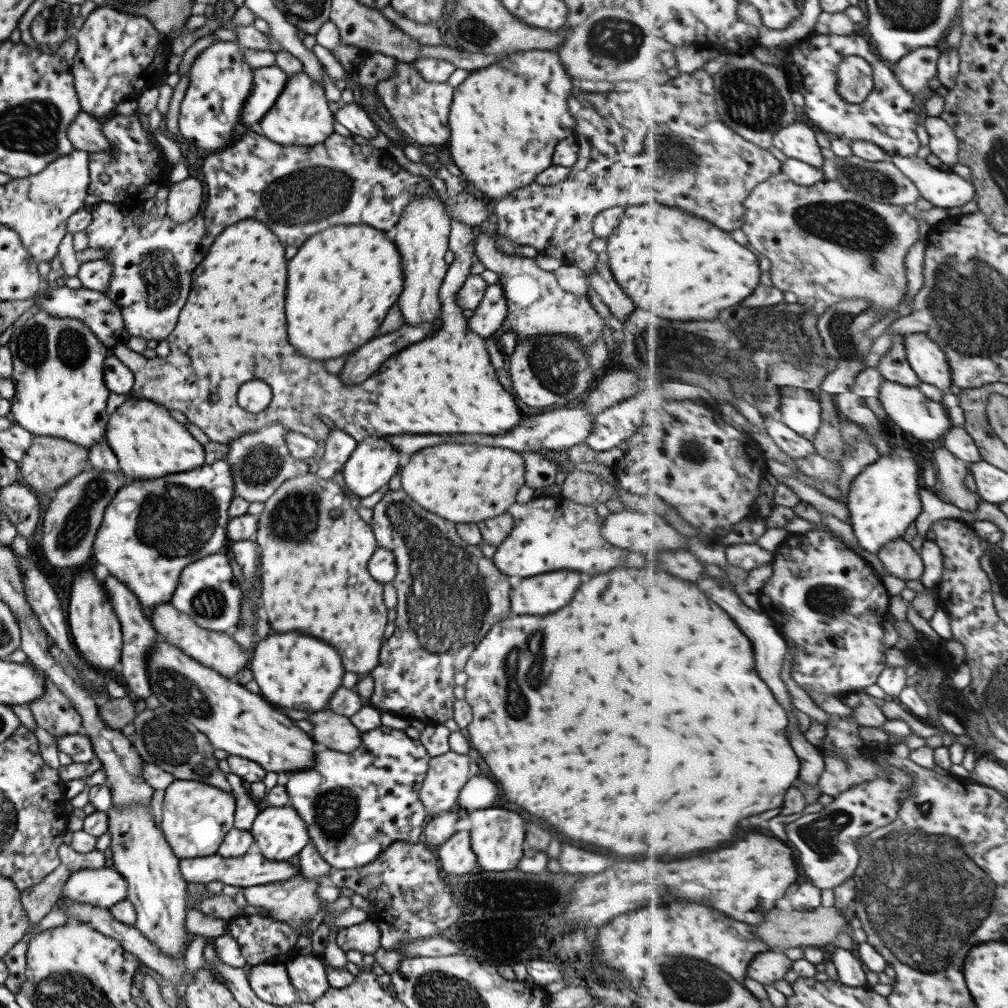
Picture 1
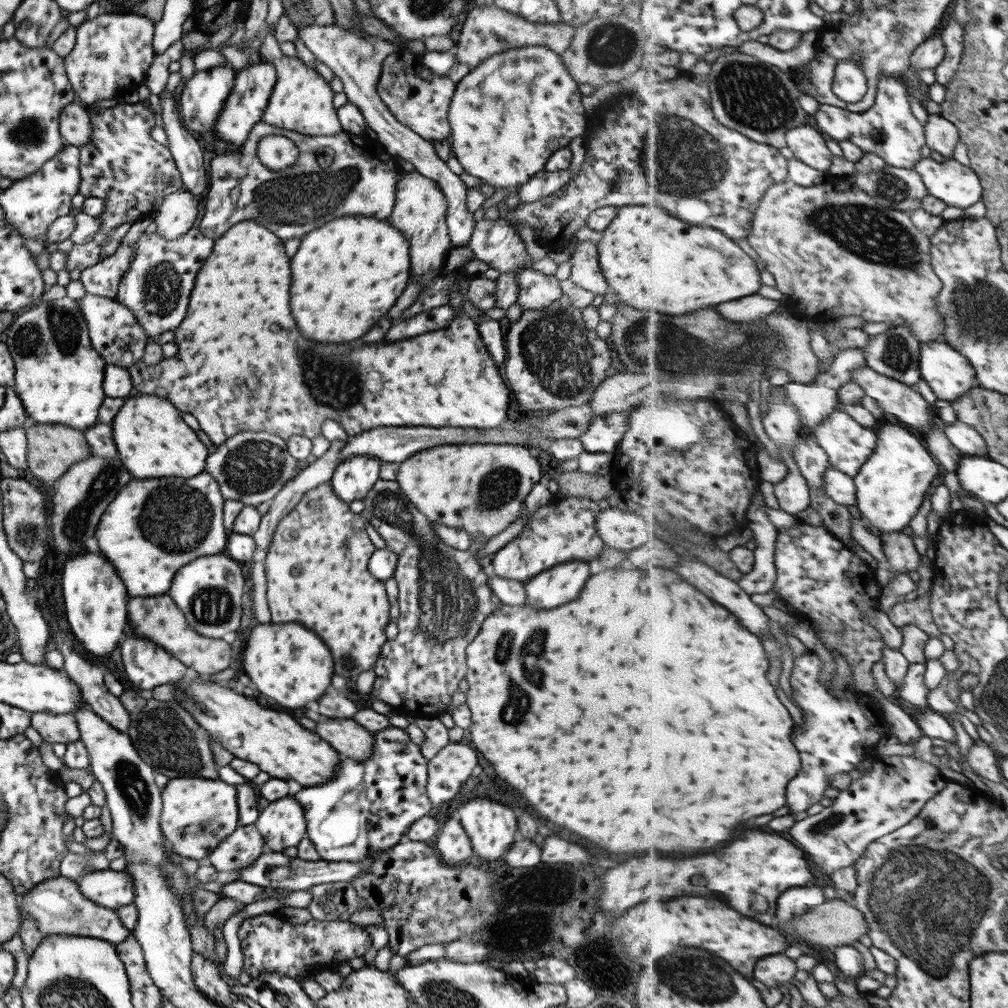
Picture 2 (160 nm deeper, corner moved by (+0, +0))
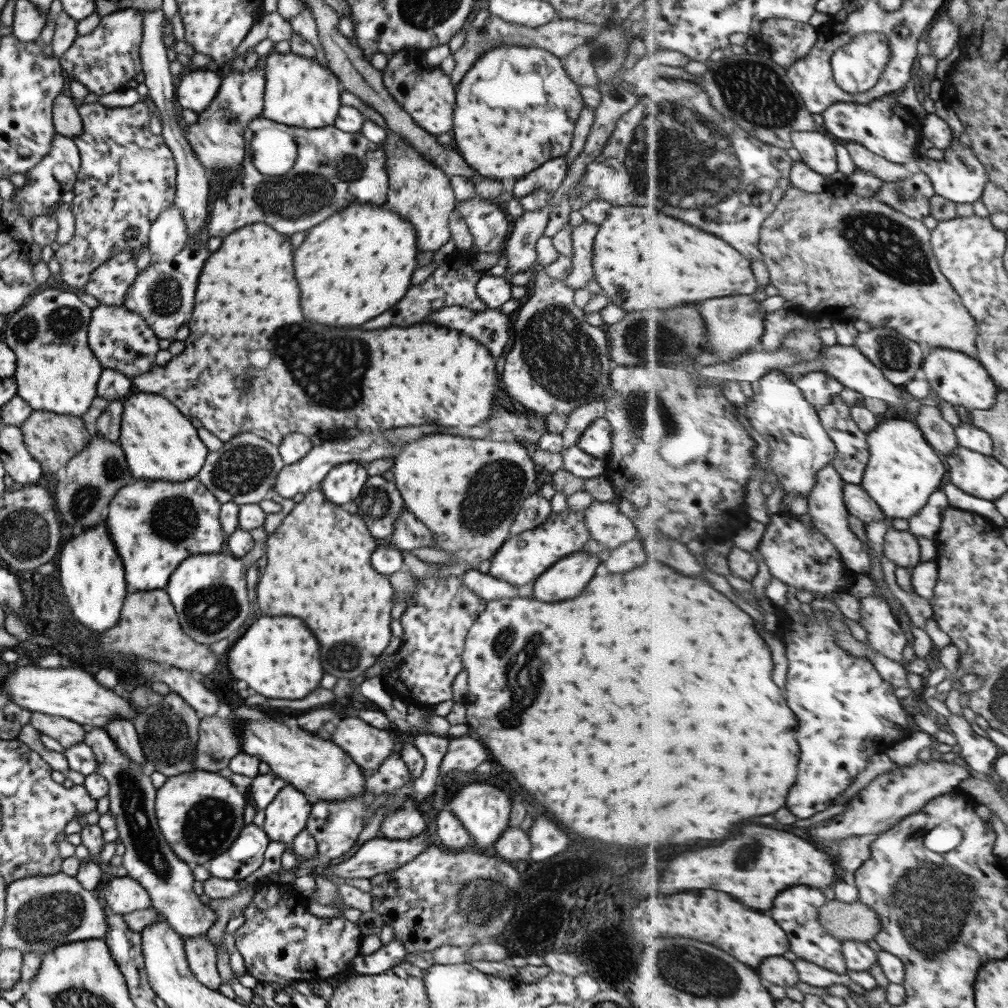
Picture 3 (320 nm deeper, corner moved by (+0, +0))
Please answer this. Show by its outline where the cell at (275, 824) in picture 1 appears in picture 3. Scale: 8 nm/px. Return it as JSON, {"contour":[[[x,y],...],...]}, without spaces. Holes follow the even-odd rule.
{"contour":[[[286,784],[277,792],[265,810],[263,833],[268,841],[289,843],[305,829],[311,800],[293,785]]]}

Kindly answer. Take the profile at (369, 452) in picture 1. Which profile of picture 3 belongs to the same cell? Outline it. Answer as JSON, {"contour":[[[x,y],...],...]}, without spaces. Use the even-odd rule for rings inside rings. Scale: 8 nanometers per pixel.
{"contour":[[[347,461],[332,466],[321,480],[321,494],[332,504],[351,502],[363,488],[368,477],[365,466],[357,461]]]}

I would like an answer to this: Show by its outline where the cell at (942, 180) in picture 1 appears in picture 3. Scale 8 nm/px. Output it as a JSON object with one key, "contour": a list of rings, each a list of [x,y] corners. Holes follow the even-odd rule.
{"contour":[[[952,142],[952,145],[945,150],[942,161],[933,160],[924,155],[919,156],[919,158],[921,159],[919,166],[921,166],[921,170],[925,174],[930,176],[937,195],[944,196],[947,200],[952,200],[953,202],[961,202],[961,204],[963,202],[972,203],[982,200],[986,186],[990,182],[990,174],[973,148]]]}

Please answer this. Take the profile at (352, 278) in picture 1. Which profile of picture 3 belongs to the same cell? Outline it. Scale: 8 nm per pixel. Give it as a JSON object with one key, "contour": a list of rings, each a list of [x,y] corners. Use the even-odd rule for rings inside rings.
{"contour":[[[351,203],[339,209],[333,216],[307,230],[305,240],[293,252],[293,268],[301,292],[303,316],[317,324],[341,328],[355,328],[371,320],[391,308],[405,294],[415,270],[418,252],[414,226],[385,206]]]}

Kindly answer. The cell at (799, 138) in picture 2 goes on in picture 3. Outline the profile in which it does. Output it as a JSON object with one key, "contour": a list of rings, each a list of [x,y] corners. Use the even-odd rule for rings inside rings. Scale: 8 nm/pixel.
{"contour":[[[795,132],[792,137],[794,147],[801,153],[802,161],[815,172],[830,178],[839,170],[837,166],[837,140],[831,140],[829,135],[821,132]]]}

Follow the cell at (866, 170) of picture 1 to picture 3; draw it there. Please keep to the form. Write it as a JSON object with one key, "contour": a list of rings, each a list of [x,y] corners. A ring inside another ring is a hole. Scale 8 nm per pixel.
{"contour":[[[917,171],[903,180],[884,182],[877,194],[895,210],[921,221],[932,215],[930,202],[936,195],[936,190],[930,176]]]}

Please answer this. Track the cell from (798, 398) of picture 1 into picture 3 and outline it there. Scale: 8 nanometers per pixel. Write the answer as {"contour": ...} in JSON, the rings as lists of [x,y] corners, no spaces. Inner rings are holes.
{"contour":[[[823,371],[810,372],[794,379],[796,386],[817,408],[831,404],[833,397],[846,387],[833,375]]]}

